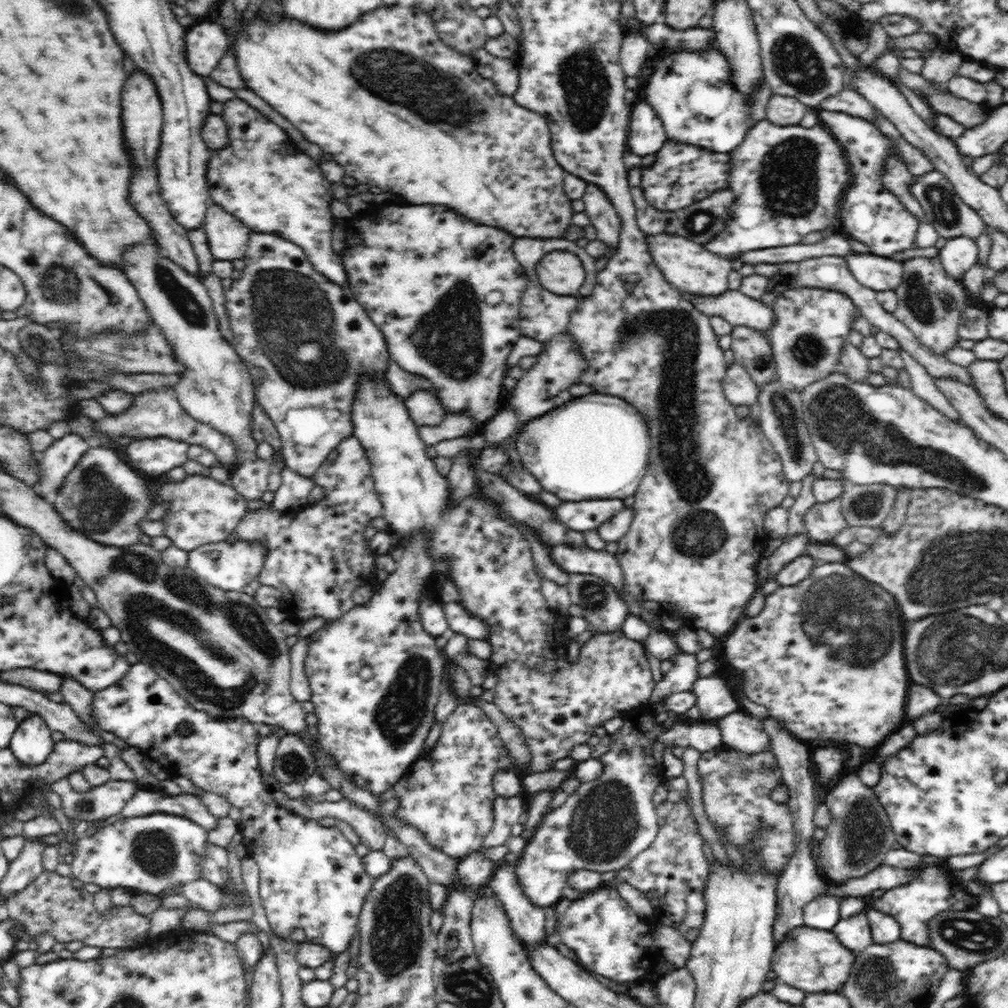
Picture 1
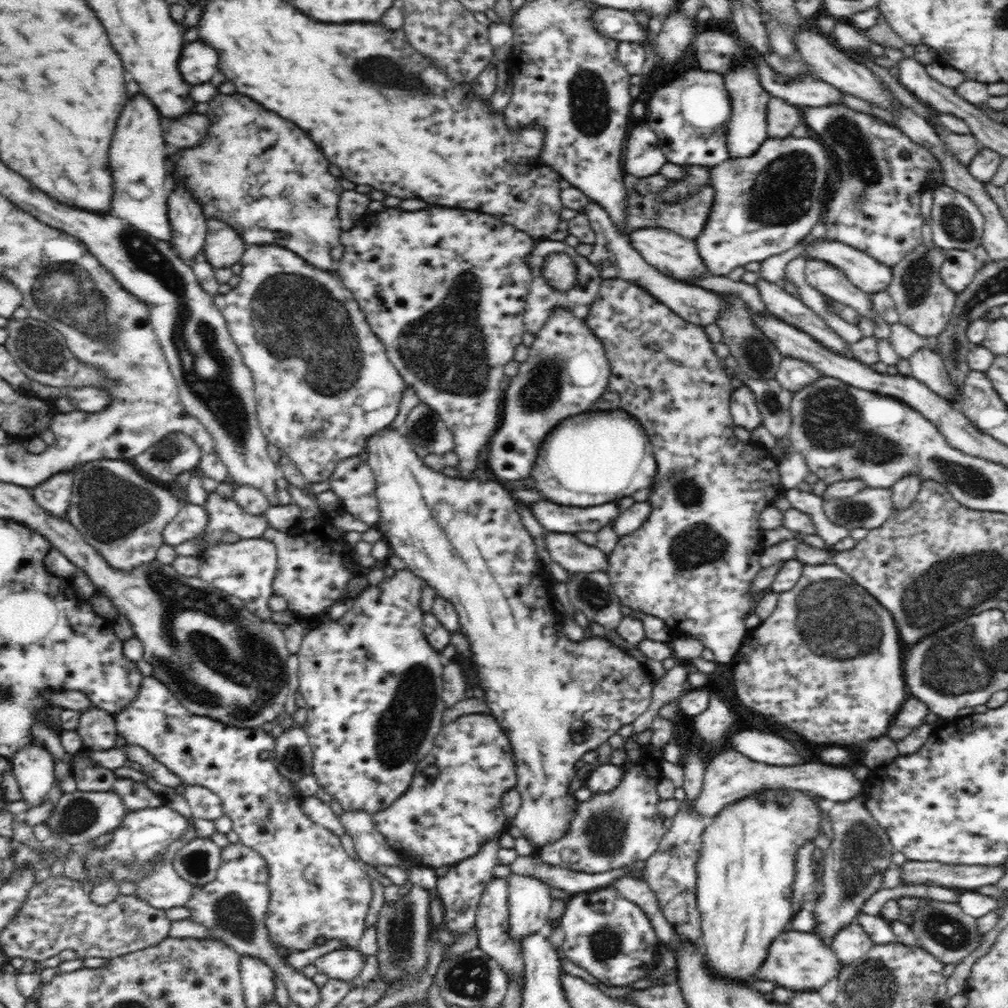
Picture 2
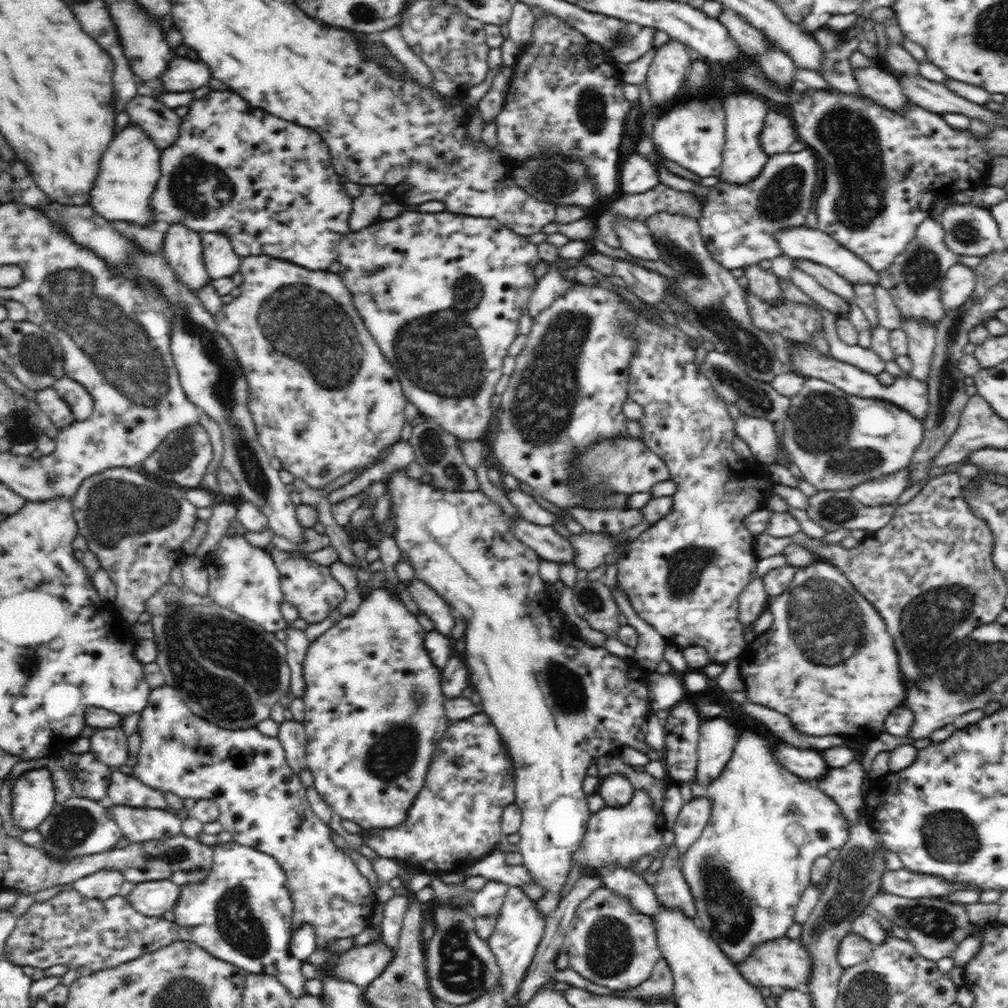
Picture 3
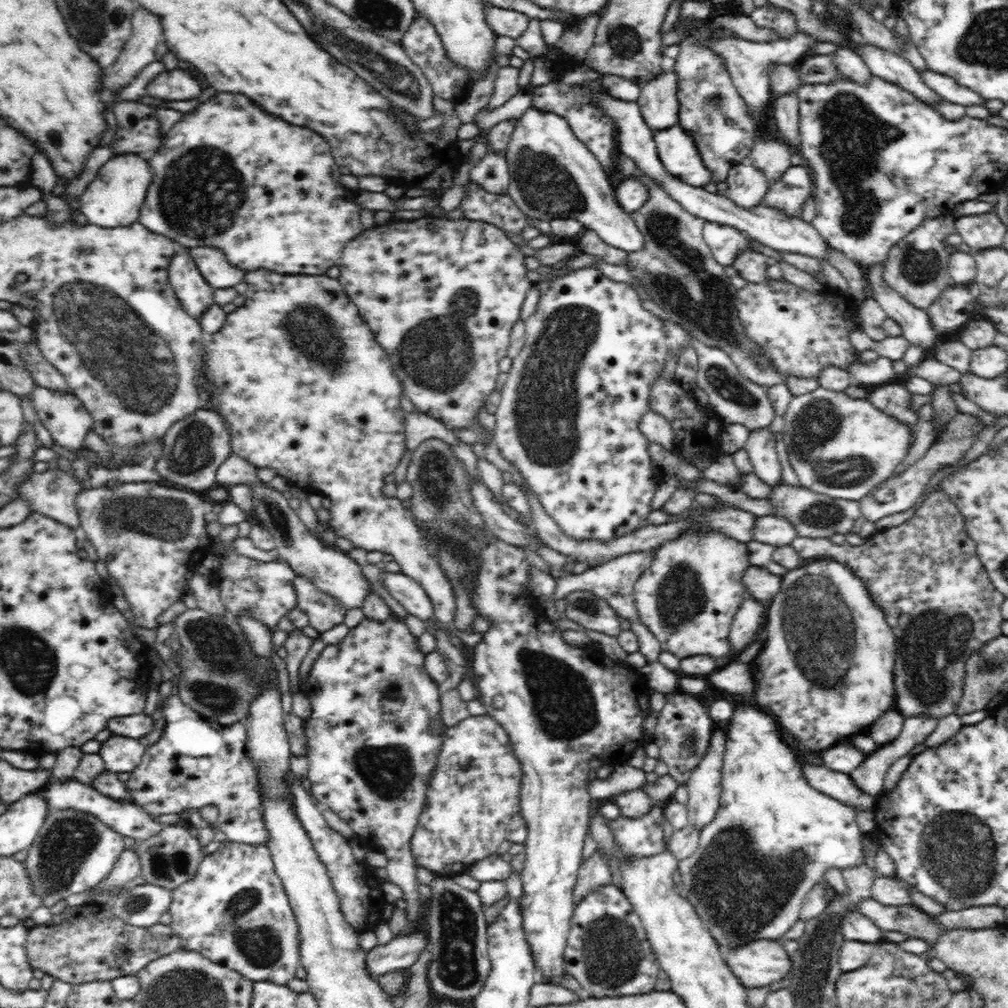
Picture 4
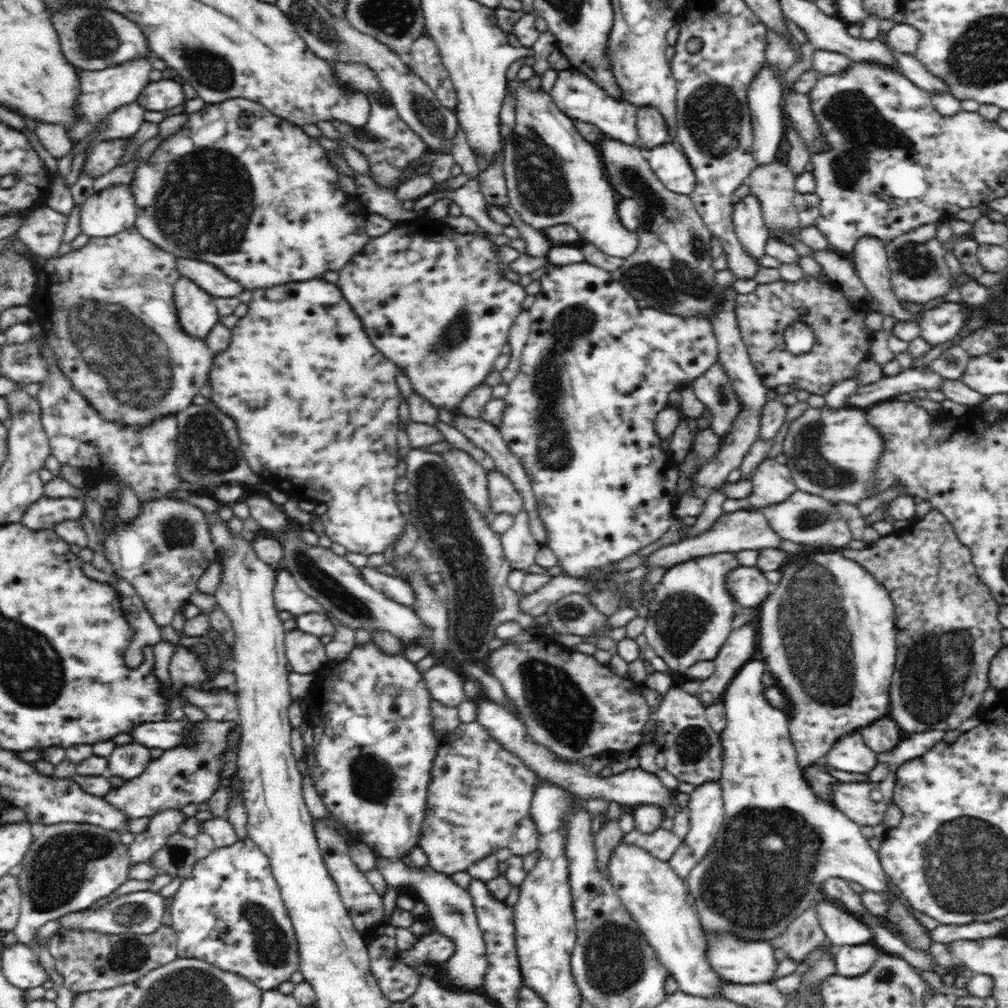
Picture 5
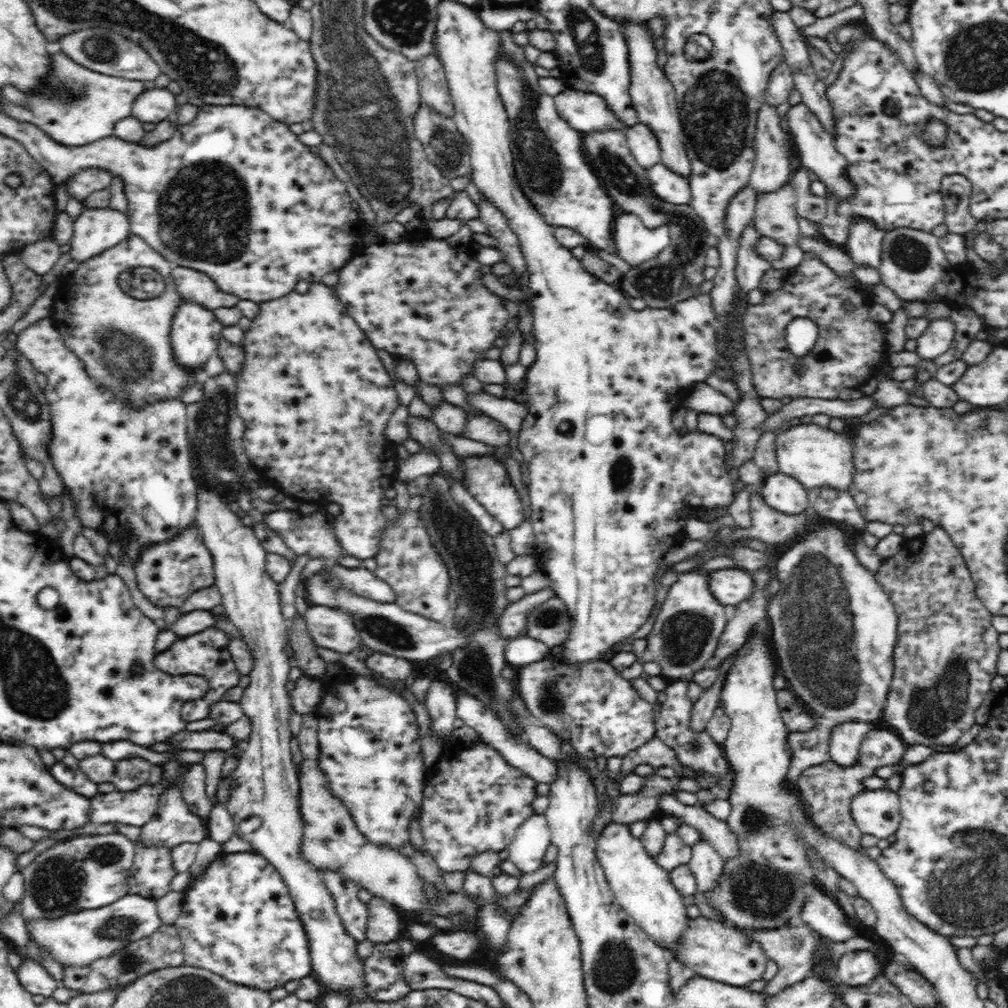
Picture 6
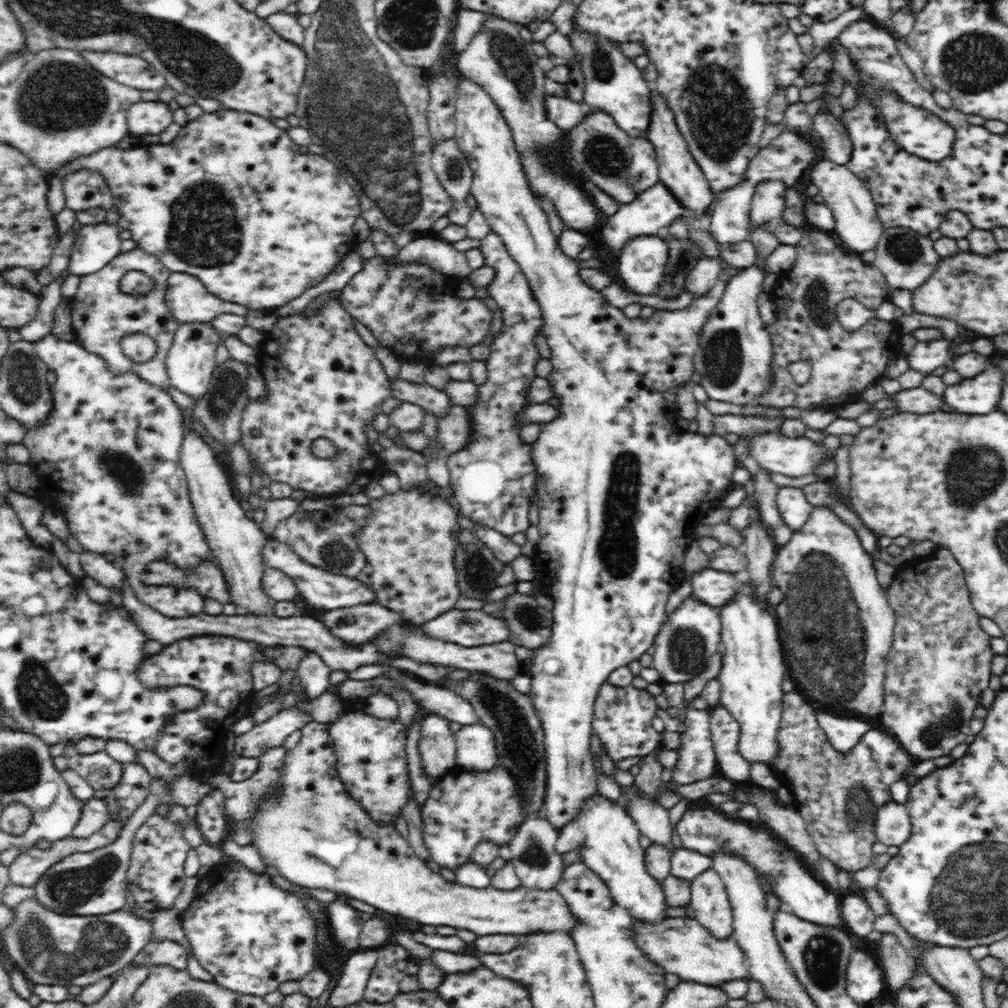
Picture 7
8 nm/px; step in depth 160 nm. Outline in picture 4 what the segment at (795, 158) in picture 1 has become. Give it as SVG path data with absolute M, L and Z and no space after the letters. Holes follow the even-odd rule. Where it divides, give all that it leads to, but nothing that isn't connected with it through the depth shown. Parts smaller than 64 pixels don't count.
M806 164L791 165L780 180L769 185L763 204L786 213L791 217L800 217L804 201L813 196L813 180ZM705 222L704 241L708 244L716 262L722 267L732 266L742 250L758 252L759 245L733 226L716 222Z

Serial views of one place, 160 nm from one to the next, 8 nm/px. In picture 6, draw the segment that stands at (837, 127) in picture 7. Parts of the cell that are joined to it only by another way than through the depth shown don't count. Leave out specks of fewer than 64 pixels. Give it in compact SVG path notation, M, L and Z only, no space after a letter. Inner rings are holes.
M774 10L770 19L772 19L772 25L774 25L774 29L776 29L776 35L780 40L780 45L782 49L784 49L784 61L792 71L795 89L801 92L801 102L818 117L818 120L822 123L825 131L828 134L831 134L833 138L836 138L836 135L834 135L834 126L836 126L834 113L832 113L830 101L828 101L825 93L826 87L824 82L822 81L822 78L816 74L815 68L811 64L806 38L800 35L799 28L794 24L794 21L787 12L778 12L777 10Z

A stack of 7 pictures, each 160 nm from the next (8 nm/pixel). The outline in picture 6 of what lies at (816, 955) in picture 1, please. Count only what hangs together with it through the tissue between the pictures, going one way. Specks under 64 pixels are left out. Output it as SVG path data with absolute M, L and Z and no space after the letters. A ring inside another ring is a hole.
M701 916L688 921L676 953L676 958L672 959L684 965L693 976L708 978L736 987L745 987L750 982L760 980L764 974L766 962L768 962L759 942L752 940L730 924Z

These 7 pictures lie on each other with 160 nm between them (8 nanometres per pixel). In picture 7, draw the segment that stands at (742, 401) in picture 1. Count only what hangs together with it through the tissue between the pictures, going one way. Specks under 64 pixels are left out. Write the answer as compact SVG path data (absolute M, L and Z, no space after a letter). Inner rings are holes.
M780 487L776 495L776 502L781 518L793 532L804 526L814 510L814 506L808 502L800 488Z

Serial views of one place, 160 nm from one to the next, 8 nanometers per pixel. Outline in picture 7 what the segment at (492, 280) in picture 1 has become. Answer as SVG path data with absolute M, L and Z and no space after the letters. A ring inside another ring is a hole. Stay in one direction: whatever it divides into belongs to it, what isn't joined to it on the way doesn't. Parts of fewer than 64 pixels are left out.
M376 256L365 261L364 269L348 282L341 292L340 301L344 309L372 332L380 345L392 349L400 359L402 354L414 356L417 351L427 352L434 356L444 347L462 346L467 349L482 343L490 330L492 315L481 294L471 300L463 300L452 290L452 277L444 277L426 265L413 263L392 263L392 258Z

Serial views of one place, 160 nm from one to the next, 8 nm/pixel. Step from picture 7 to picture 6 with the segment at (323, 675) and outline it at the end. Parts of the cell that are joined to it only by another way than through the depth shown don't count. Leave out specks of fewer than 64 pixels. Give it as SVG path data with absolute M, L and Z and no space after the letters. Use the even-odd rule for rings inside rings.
M303 674L295 682L293 691L289 692L293 710L300 715L314 713L324 696L322 686L322 680Z

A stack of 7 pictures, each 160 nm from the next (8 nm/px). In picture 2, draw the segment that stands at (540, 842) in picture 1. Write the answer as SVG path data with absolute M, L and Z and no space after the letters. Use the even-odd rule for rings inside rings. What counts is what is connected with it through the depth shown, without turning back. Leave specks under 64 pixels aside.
M641 754L640 758L625 773L624 779L610 793L596 794L584 802L576 804L574 818L570 820L568 830L560 840L556 840L552 845L547 845L536 850L531 856L541 862L552 866L559 866L574 872L586 872L588 874L600 874L614 870L614 868L624 868L632 866L634 862L646 861L652 854L659 850L660 840L667 830L664 827L664 817L660 816L657 804L661 800L657 792L659 783L664 778L660 770L662 757L658 759L649 758ZM512 874L507 878L509 936L520 945L522 938L539 932L552 908L551 886L533 876Z

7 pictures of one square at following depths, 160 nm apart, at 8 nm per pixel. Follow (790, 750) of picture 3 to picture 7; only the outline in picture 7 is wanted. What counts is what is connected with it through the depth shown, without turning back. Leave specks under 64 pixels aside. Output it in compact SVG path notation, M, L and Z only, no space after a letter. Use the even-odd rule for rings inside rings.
M890 800L874 813L876 818L872 829L877 840L888 847L902 847L912 832L912 823L906 807L902 803Z

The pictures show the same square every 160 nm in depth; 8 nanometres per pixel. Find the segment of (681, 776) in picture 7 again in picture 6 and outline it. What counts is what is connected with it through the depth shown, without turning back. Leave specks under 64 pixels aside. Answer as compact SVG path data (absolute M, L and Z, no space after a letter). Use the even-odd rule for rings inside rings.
M747 642L732 652L720 666L718 666L718 678L716 682L702 691L702 696L694 702L692 707L692 718L690 718L691 731L694 733L702 733L706 730L709 721L713 718L714 712L721 704L720 695L724 679L726 678L728 669L733 665L736 655L739 655L746 647L750 647Z

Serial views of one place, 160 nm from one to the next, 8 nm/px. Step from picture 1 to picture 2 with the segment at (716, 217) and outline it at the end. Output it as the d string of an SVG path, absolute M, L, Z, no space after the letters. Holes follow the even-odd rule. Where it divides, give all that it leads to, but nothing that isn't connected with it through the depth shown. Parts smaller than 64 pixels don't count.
M625 172L624 182L627 184L628 193L628 210L625 218L625 228L628 233L642 228L660 227L683 236L684 239L696 240L698 235L702 234L714 202L714 189L710 185L706 185L696 192L689 194L681 201L666 203L666 201L660 201L655 193L658 190L662 190L668 184L668 180L668 178L660 173L654 174L654 176L646 176L646 178L638 178Z

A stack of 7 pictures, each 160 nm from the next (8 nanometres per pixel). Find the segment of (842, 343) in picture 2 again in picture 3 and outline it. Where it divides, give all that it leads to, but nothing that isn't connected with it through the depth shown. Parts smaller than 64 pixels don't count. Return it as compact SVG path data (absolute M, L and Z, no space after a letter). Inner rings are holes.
M754 264L744 269L744 275L748 279L747 289L756 294L756 297L771 302L771 304L777 304L777 306L784 304L780 280L770 270L762 270L759 264Z

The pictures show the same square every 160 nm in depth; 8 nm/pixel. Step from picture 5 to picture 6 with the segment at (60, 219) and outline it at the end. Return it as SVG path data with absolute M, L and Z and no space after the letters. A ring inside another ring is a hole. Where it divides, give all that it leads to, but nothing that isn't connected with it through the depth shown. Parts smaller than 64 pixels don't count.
M54 232L48 239L26 246L21 252L22 263L40 277L54 268L60 256L60 246L56 245Z

